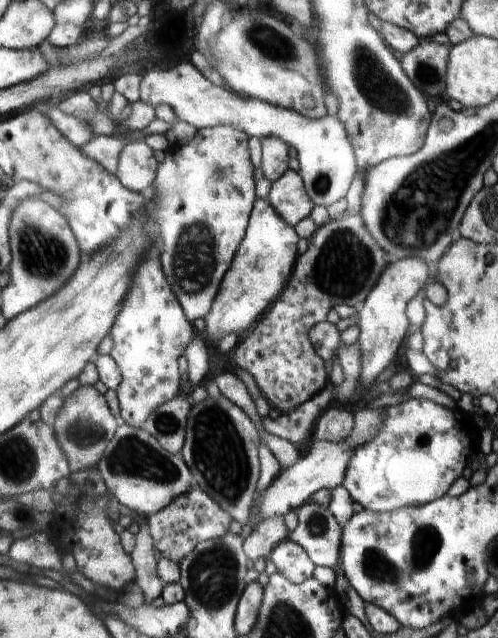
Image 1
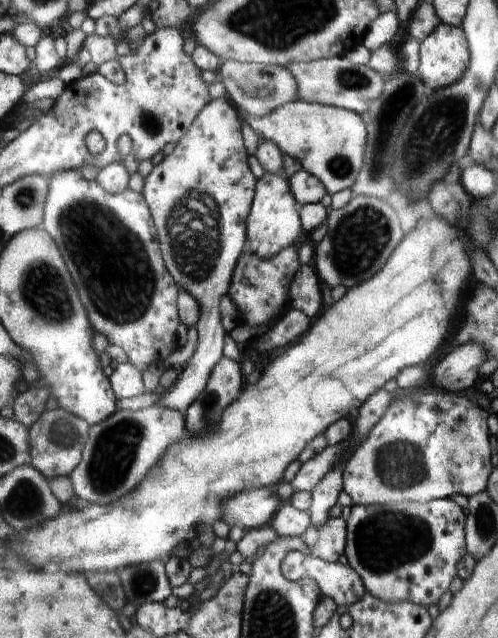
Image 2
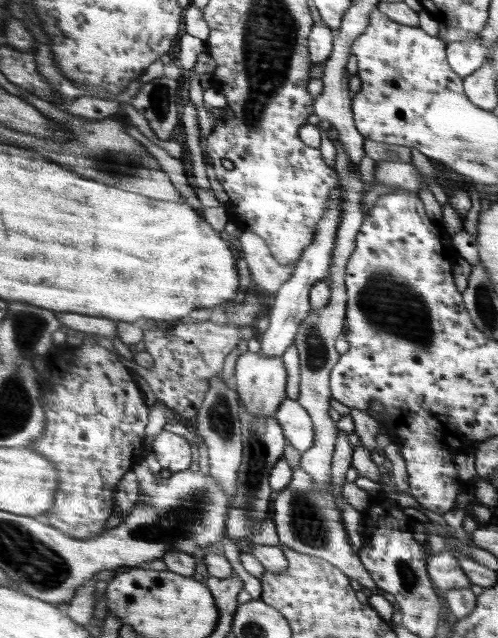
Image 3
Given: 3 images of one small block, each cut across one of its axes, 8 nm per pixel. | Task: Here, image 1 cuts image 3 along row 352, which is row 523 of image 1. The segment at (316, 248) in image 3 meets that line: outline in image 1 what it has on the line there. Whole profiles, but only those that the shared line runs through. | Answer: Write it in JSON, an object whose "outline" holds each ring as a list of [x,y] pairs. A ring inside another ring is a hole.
{"outline":[[[285,516],[283,518],[267,518],[263,520],[255,532],[245,540],[245,552],[247,558],[251,562],[257,562],[259,558],[263,562],[271,560],[271,552],[275,546],[279,546],[281,542],[289,540],[289,530],[285,524]]]}

